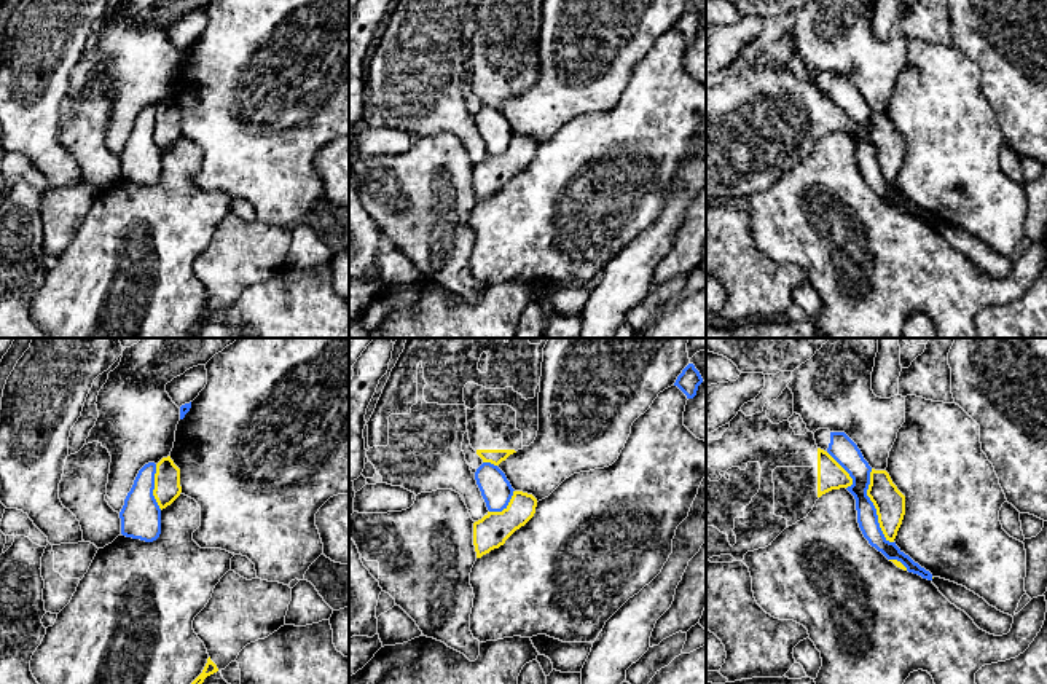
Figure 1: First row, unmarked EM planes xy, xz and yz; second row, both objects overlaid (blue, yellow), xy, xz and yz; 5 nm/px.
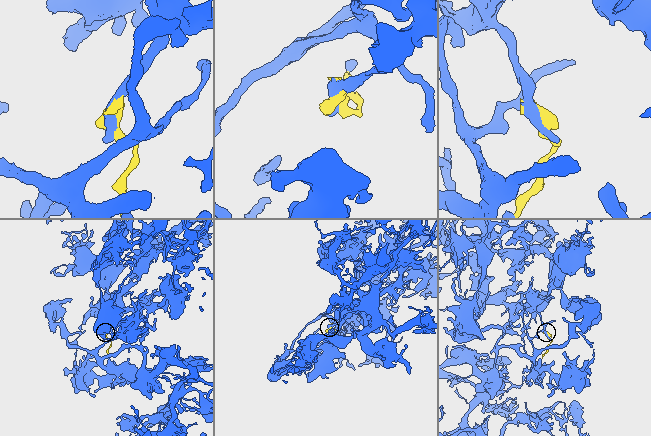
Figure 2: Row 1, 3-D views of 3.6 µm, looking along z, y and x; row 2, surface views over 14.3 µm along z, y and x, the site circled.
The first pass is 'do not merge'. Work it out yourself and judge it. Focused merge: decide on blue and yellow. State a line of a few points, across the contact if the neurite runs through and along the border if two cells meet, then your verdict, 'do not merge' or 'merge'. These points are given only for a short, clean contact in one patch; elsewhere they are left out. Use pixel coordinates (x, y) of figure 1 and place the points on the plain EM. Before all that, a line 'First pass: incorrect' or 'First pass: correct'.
First pass: correct
do not merge

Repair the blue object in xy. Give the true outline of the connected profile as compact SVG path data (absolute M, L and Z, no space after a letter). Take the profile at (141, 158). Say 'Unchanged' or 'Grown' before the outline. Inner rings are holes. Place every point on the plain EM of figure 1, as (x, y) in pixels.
Unchanged. M145 107L124 142L120 155L121 177L153 185L161 177L161 151L153 139L156 107Z

